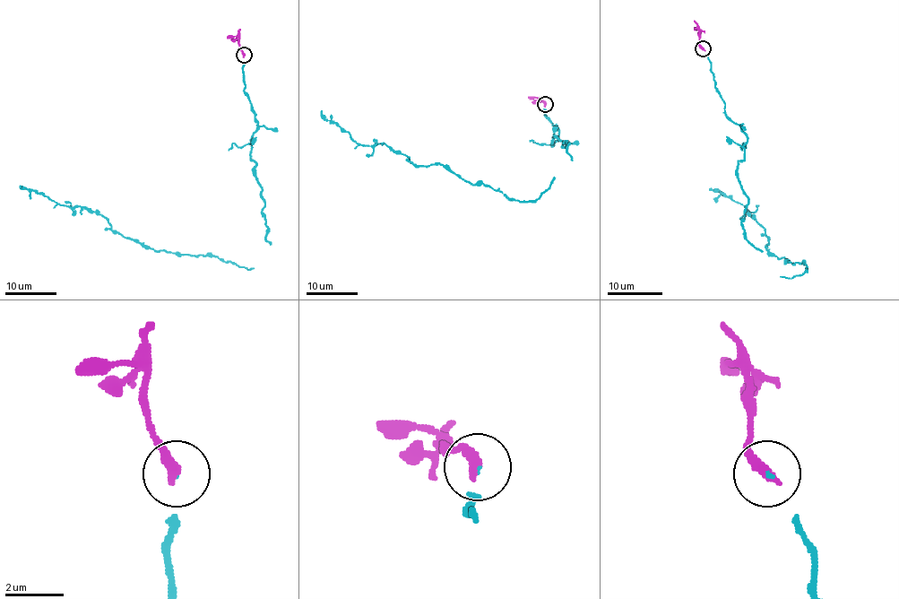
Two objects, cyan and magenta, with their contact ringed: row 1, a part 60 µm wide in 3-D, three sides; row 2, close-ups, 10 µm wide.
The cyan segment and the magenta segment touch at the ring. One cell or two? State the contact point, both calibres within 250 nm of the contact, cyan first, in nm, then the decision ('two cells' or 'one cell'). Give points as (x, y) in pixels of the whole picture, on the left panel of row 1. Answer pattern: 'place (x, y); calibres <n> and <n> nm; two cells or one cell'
place (244, 55); calibres 50 and 400 nm; one cell

